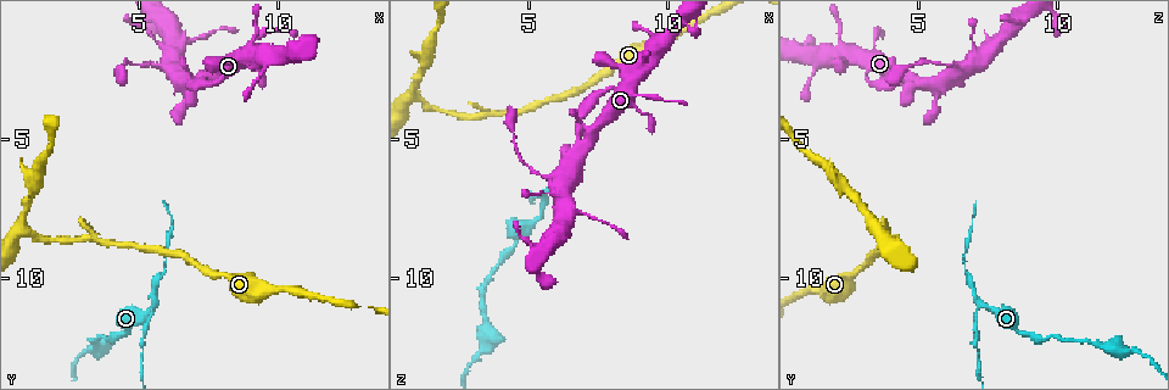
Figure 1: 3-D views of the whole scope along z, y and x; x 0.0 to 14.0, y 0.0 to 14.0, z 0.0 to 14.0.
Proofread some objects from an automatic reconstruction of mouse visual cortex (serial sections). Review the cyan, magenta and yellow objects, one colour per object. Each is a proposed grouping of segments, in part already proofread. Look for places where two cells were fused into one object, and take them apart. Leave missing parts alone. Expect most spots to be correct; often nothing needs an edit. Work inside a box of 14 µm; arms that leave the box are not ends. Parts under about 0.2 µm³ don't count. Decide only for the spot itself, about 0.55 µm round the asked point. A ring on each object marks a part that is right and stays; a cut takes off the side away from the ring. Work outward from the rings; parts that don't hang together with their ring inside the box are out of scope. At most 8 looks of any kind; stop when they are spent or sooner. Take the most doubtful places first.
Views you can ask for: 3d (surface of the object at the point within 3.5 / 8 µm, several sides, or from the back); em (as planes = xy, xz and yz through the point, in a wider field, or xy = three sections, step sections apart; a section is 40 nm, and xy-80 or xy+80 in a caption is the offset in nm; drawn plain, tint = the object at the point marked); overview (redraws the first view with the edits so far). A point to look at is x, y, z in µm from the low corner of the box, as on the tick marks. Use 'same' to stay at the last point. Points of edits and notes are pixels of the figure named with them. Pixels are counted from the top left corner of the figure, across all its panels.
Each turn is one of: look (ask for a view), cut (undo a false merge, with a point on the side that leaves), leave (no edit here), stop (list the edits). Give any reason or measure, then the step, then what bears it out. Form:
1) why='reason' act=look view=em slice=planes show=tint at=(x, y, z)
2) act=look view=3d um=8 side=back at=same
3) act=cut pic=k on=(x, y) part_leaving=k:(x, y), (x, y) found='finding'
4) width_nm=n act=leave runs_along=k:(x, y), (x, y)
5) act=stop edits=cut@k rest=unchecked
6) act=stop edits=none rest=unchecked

why='abrupt turn' act=look view=3d um=3.5 at=(5.4, 11.2, 7.2)

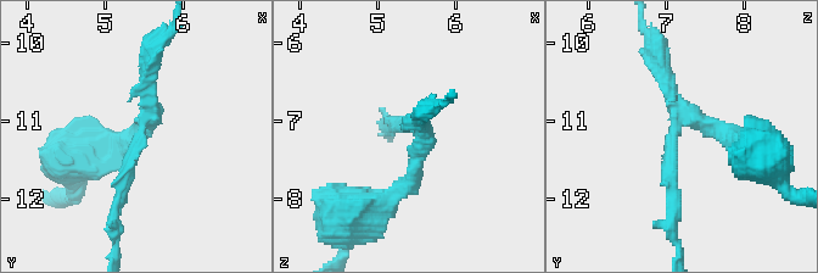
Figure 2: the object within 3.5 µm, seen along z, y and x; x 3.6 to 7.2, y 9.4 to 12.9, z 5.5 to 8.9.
why='shape alone is not enough' act=look view=em slice=xy step=3 show=tint at=(5.45, 11.15, 7.15)

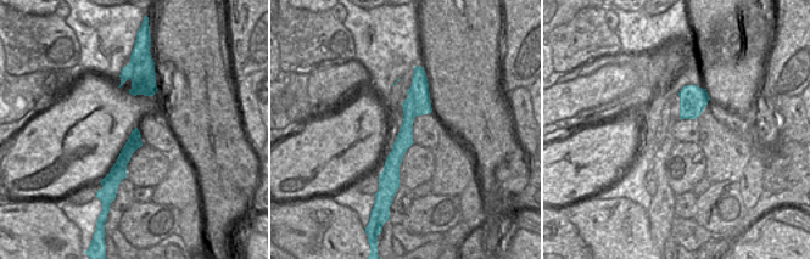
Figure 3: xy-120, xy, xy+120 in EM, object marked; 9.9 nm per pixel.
width_nm=220 act=cut pic=2 on=(150, 43) part_leaving=2:(147, 84), (147, 54), (169, 32) found='two cells meet here'

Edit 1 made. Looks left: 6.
why='a narrow waist' act=look view=3d um=3.5 at=(4.4, 12.1, 8.9)

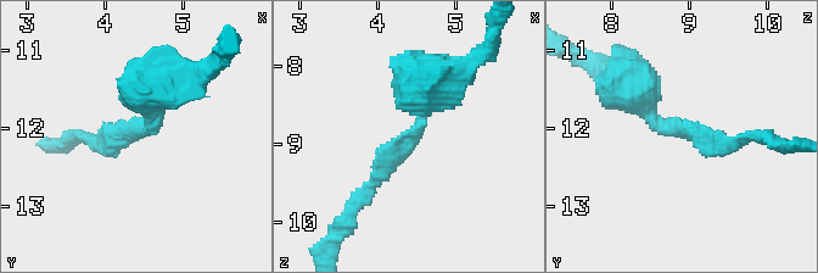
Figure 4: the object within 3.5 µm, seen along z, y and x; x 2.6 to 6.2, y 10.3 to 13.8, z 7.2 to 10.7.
arm_widths_nm=200,400 why='need the tissue' act=look view=em slice=planes show=tint at=(4.35, 12.10, 9.00)

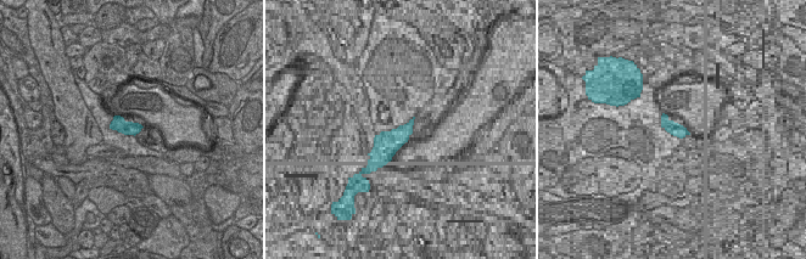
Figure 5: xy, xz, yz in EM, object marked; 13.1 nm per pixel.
act=leave found='all the same cell'

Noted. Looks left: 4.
why='arms part here' act=look view=3d um=3.5 at=(6.2, 2.6, 6.5)

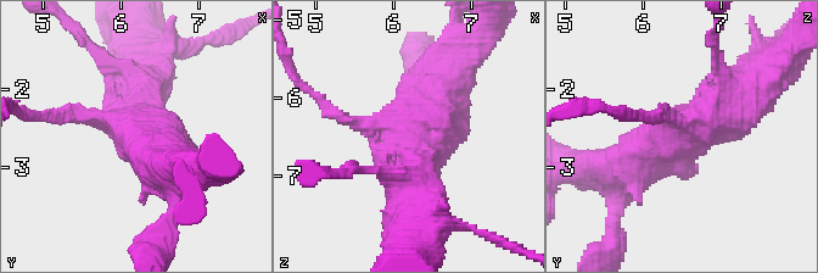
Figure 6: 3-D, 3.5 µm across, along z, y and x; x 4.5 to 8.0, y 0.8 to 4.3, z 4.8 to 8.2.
why='need the tissue' act=look view=em slice=planes show=tint at=(6.20, 2.55, 6.40)

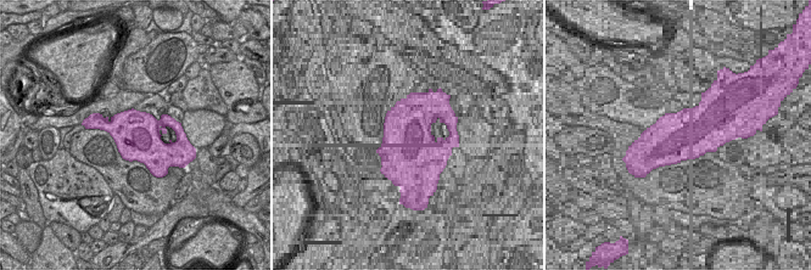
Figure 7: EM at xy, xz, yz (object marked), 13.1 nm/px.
act=leave runs_along=6:(616, 167), (716, 118), (740, 93) found='one cell here'

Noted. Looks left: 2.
act=stop edits=cut@2 rest=unchecked

